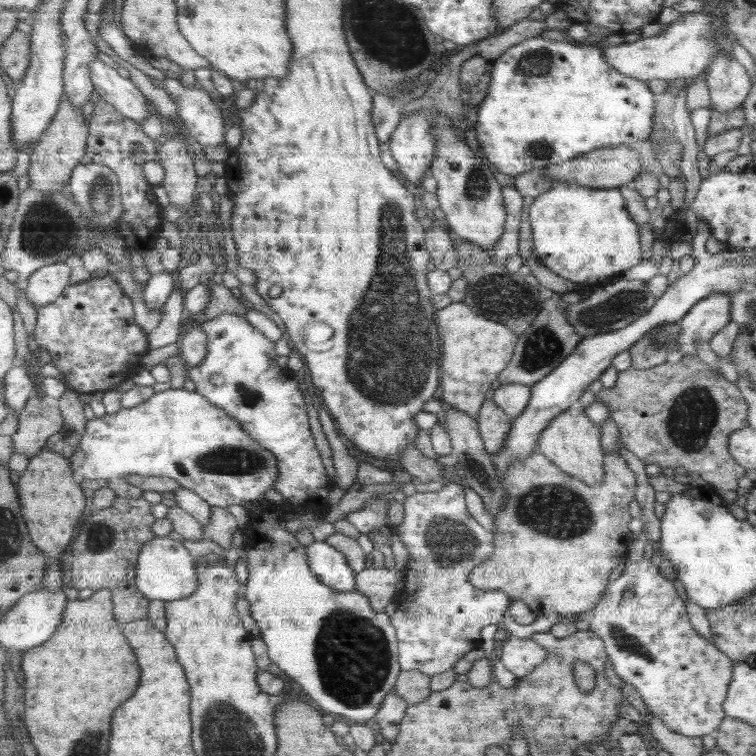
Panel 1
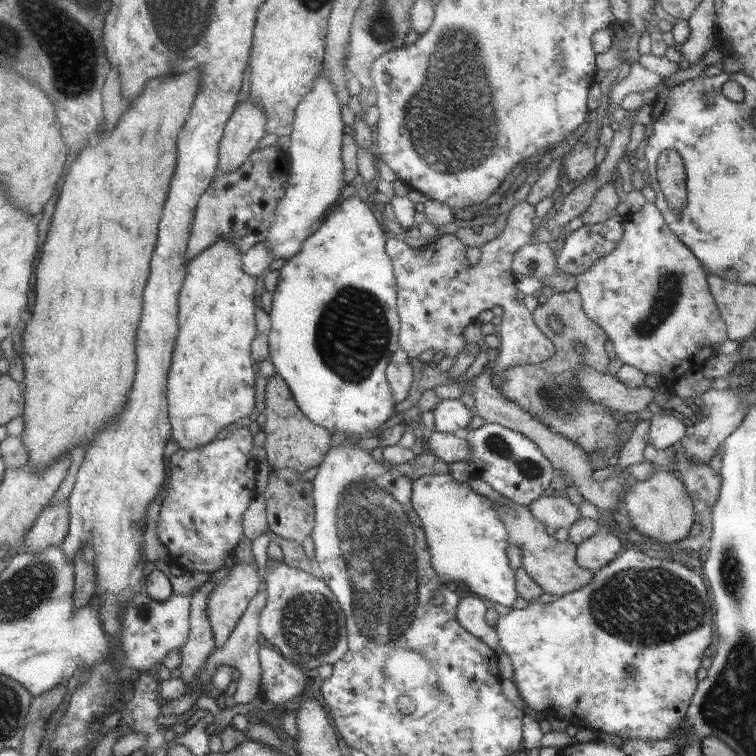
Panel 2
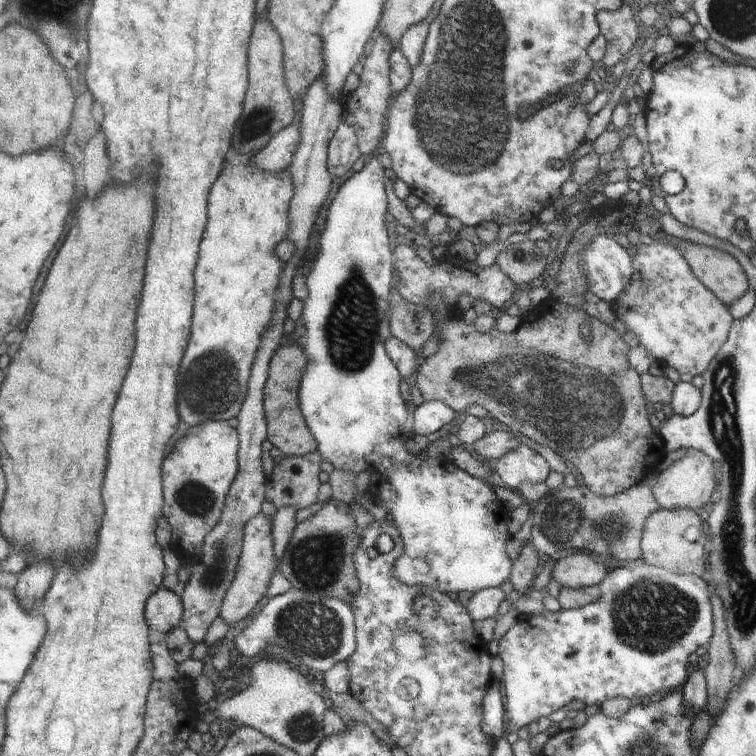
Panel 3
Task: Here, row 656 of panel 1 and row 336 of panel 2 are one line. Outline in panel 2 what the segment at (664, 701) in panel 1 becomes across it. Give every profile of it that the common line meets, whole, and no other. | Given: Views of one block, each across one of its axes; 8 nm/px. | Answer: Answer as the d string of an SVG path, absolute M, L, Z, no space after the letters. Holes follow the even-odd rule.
M654 203L645 204L644 207L635 213L634 215L628 215L628 217L623 218L624 232L621 241L616 245L616 248L611 251L609 255L603 256L600 260L597 260L591 265L591 267L578 275L575 282L575 288L580 293L581 303L583 304L584 312L590 317L592 322L595 322L606 332L607 338L610 338L614 344L615 356L620 358L624 365L630 365L637 368L640 372L643 372L645 376L647 374L658 375L661 379L661 385L654 389L655 400L654 400L654 410L661 407L663 403L670 397L670 394L666 392L663 384L666 377L671 374L675 378L683 375L686 370L690 370L694 366L694 354L700 354L702 358L706 358L704 354L704 348L708 348L708 354L712 356L714 352L718 352L720 344L726 342L729 339L729 334L727 333L727 324L721 316L721 312L717 307L717 303L714 300L713 293L709 288L708 283L708 272L704 268L701 261L698 260L697 256L694 256L693 252L682 242L682 240L669 228L666 224L664 216L660 209Z

